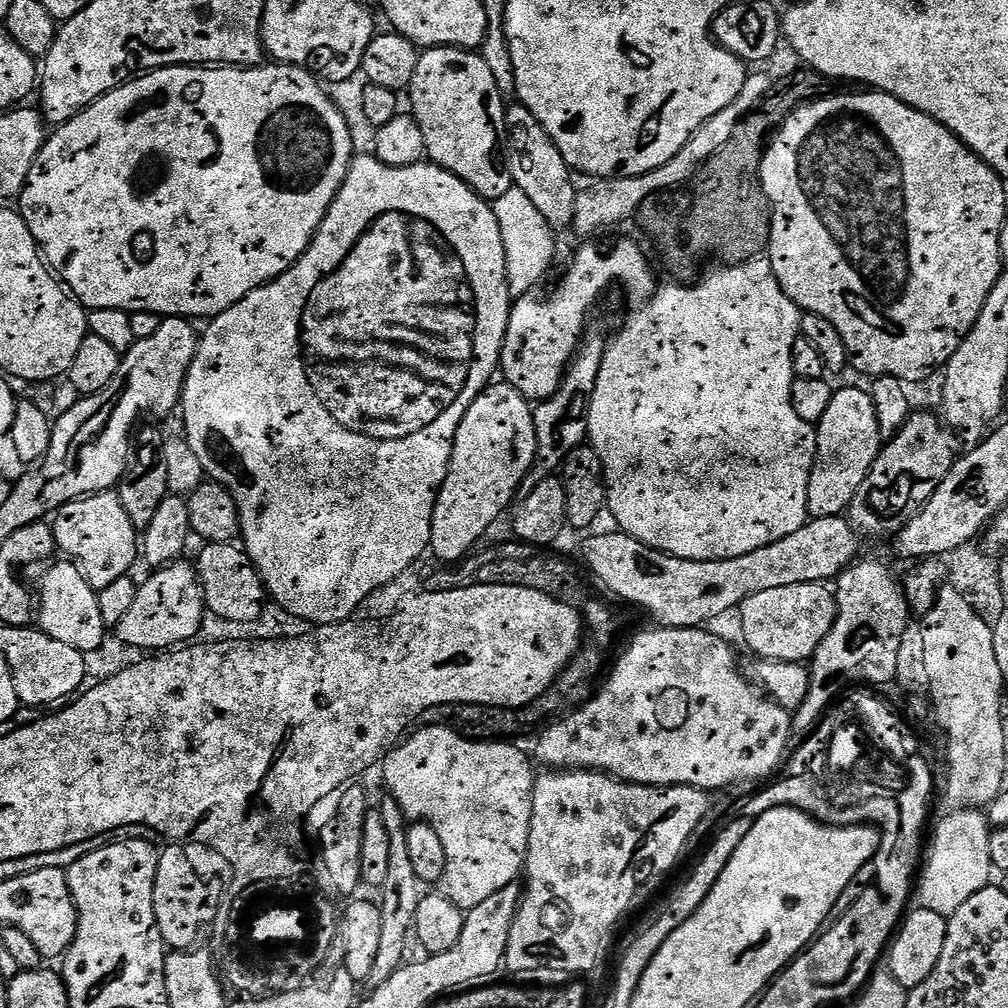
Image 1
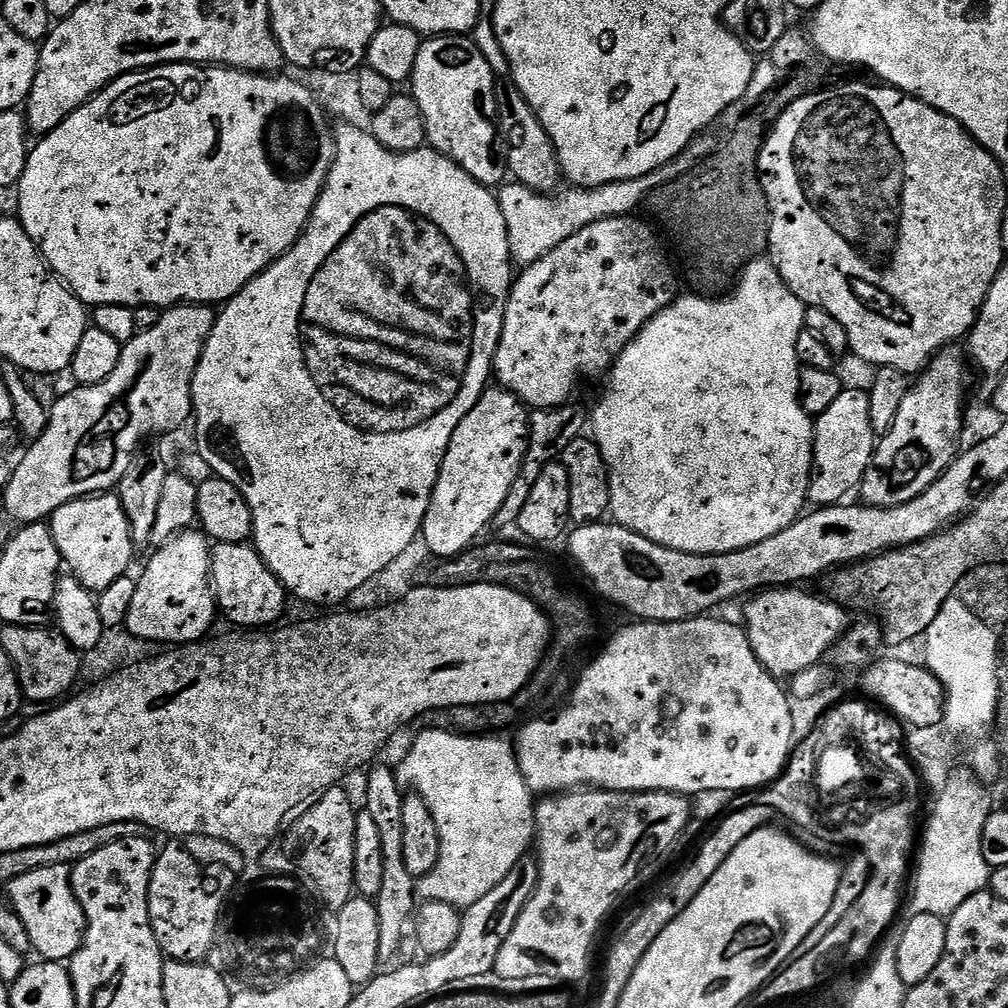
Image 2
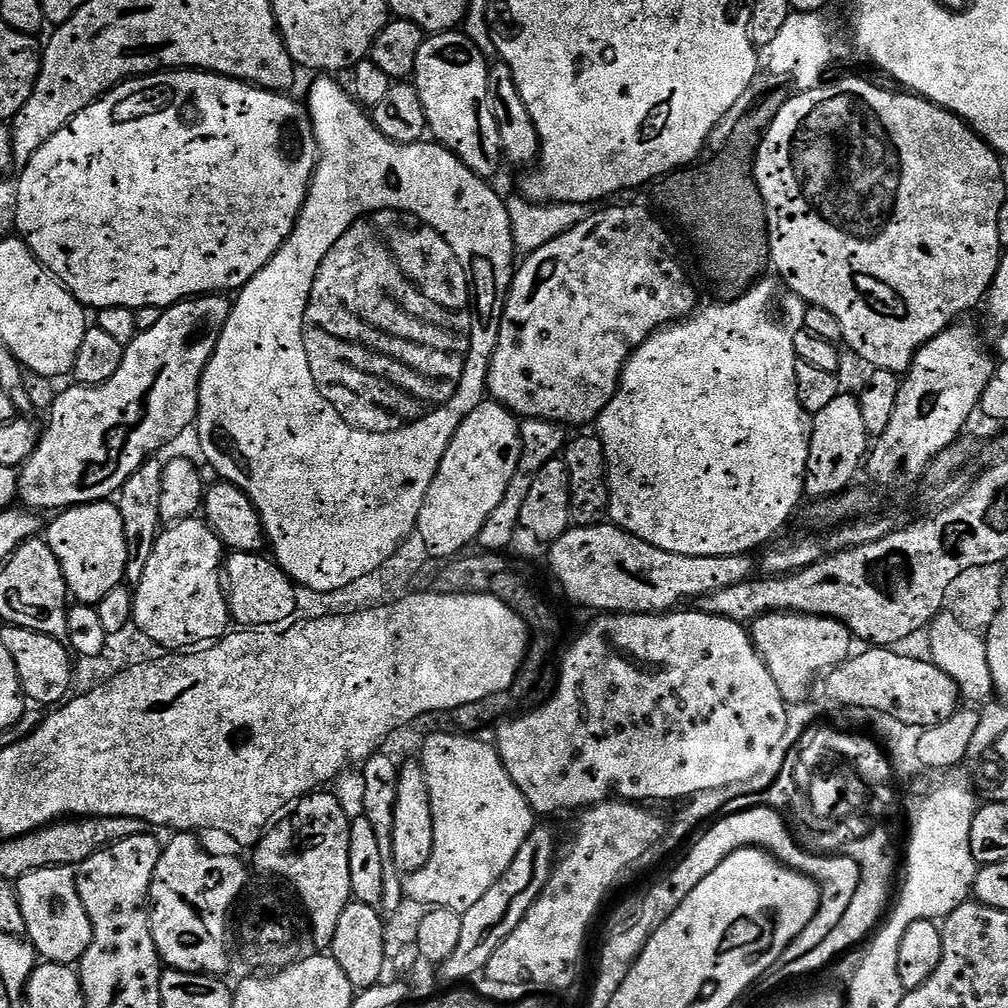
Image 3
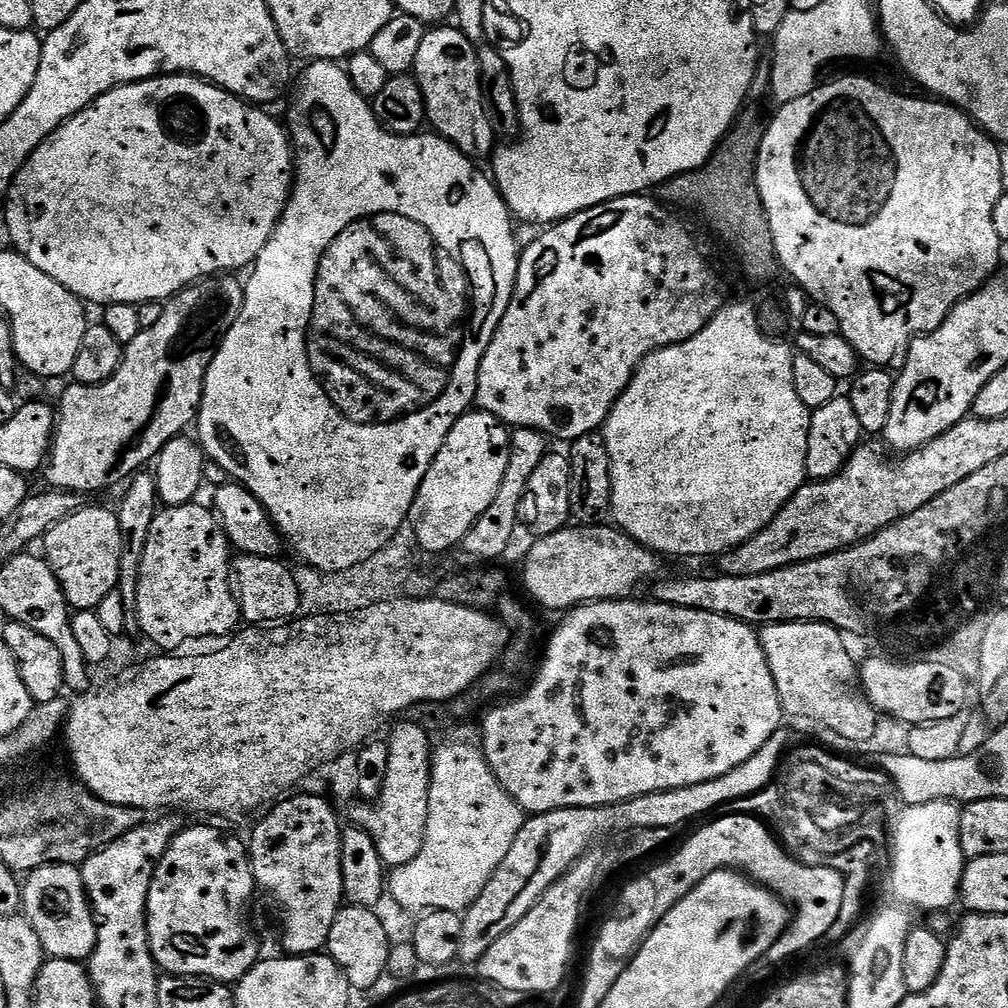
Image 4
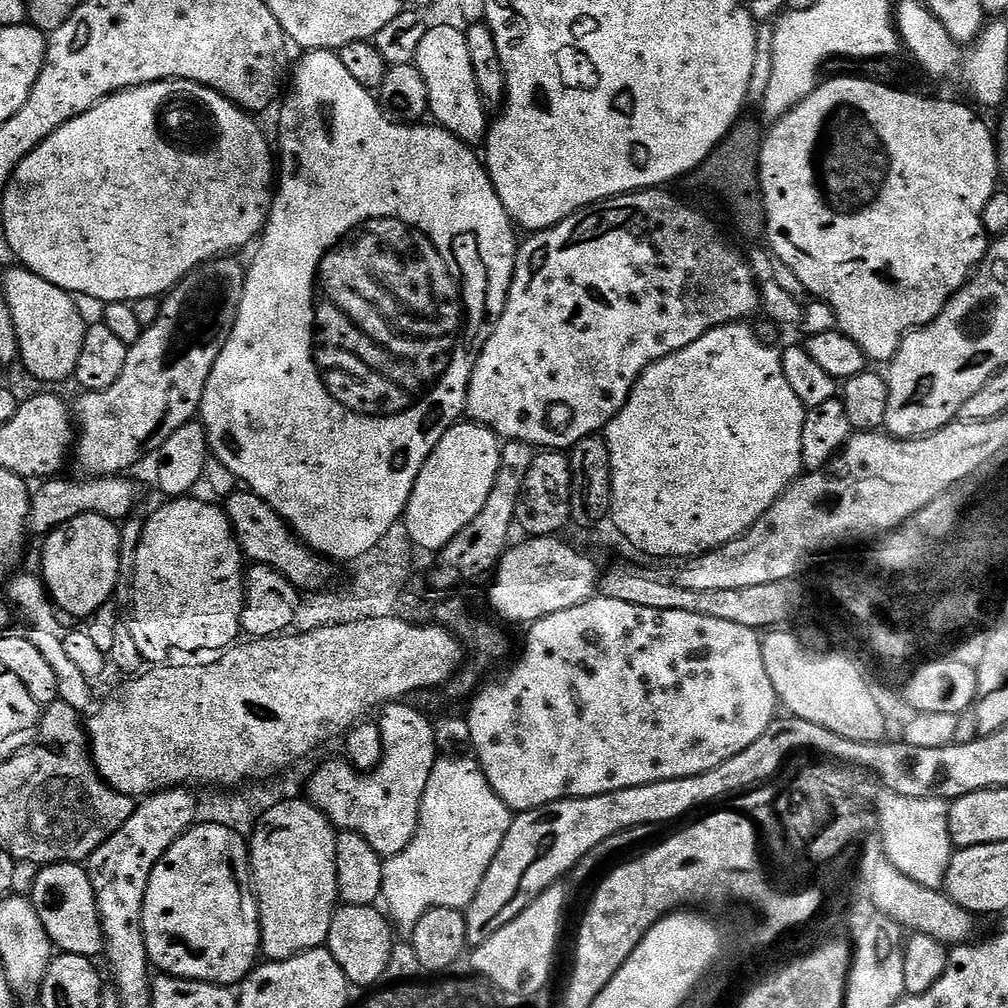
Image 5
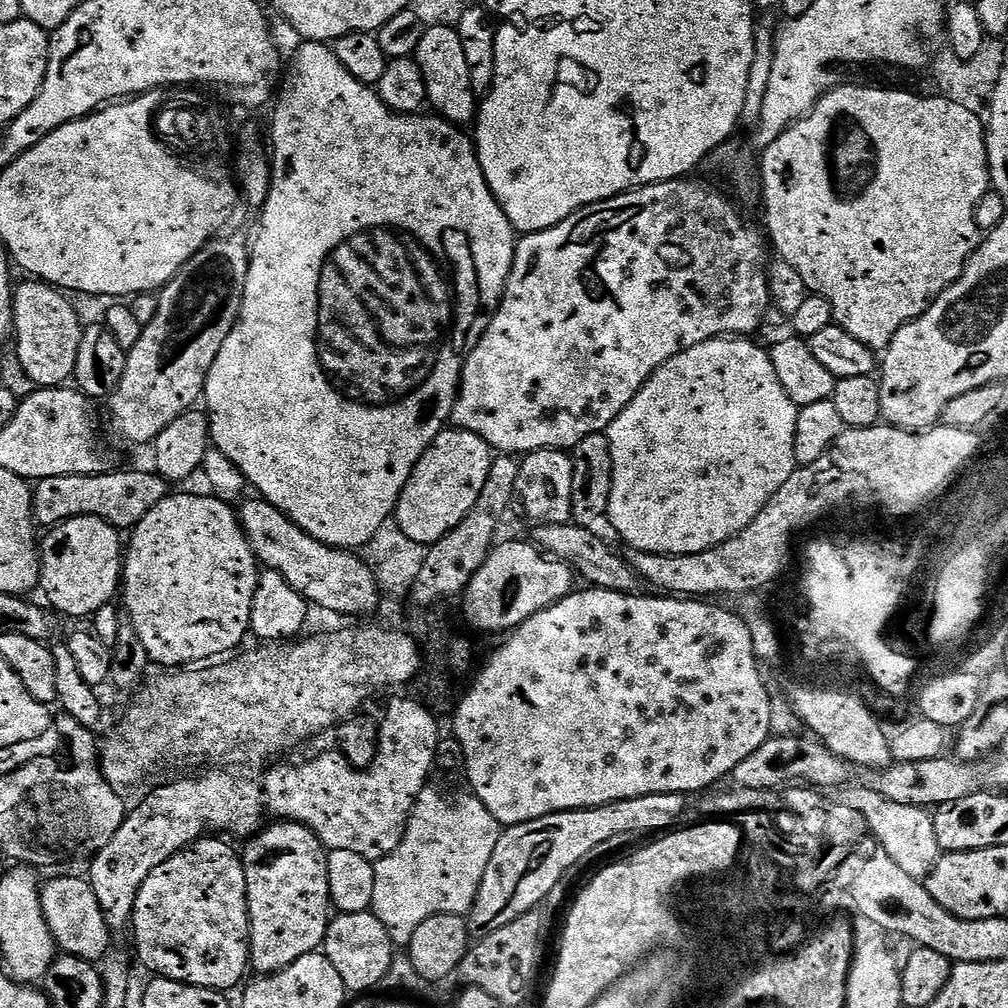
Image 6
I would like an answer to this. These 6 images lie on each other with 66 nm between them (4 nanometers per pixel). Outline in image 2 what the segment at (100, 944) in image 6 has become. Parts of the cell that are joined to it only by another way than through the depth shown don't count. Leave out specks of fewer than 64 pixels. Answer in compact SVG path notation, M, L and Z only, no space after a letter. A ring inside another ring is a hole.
M48 864L45 868L29 867L6 886L10 906L22 918L26 934L30 934L35 955L57 962L71 961L72 955L84 947L84 927L88 925L82 906L72 889L69 865Z

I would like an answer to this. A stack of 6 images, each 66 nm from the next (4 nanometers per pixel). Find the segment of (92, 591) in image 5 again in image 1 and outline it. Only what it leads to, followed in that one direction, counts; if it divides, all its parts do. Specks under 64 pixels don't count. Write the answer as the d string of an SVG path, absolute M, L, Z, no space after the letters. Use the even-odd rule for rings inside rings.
M115 491L94 492L91 496L82 496L79 500L63 504L55 513L54 519L56 519L56 522L54 521L56 548L60 552L64 551L68 555L65 557L80 565L80 571L88 577L93 588L101 590L110 586L112 582L129 575L136 560L138 564L138 531Z

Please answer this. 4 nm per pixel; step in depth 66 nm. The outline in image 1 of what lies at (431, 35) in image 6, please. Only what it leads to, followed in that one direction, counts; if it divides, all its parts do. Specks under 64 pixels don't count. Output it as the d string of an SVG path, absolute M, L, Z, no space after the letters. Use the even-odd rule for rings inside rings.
M429 48L420 52L418 70L410 85L411 115L422 126L426 156L439 168L453 172L489 202L502 198L514 187L503 163L496 161L500 135L506 132L506 103L502 85L496 81L479 51L467 48Z

